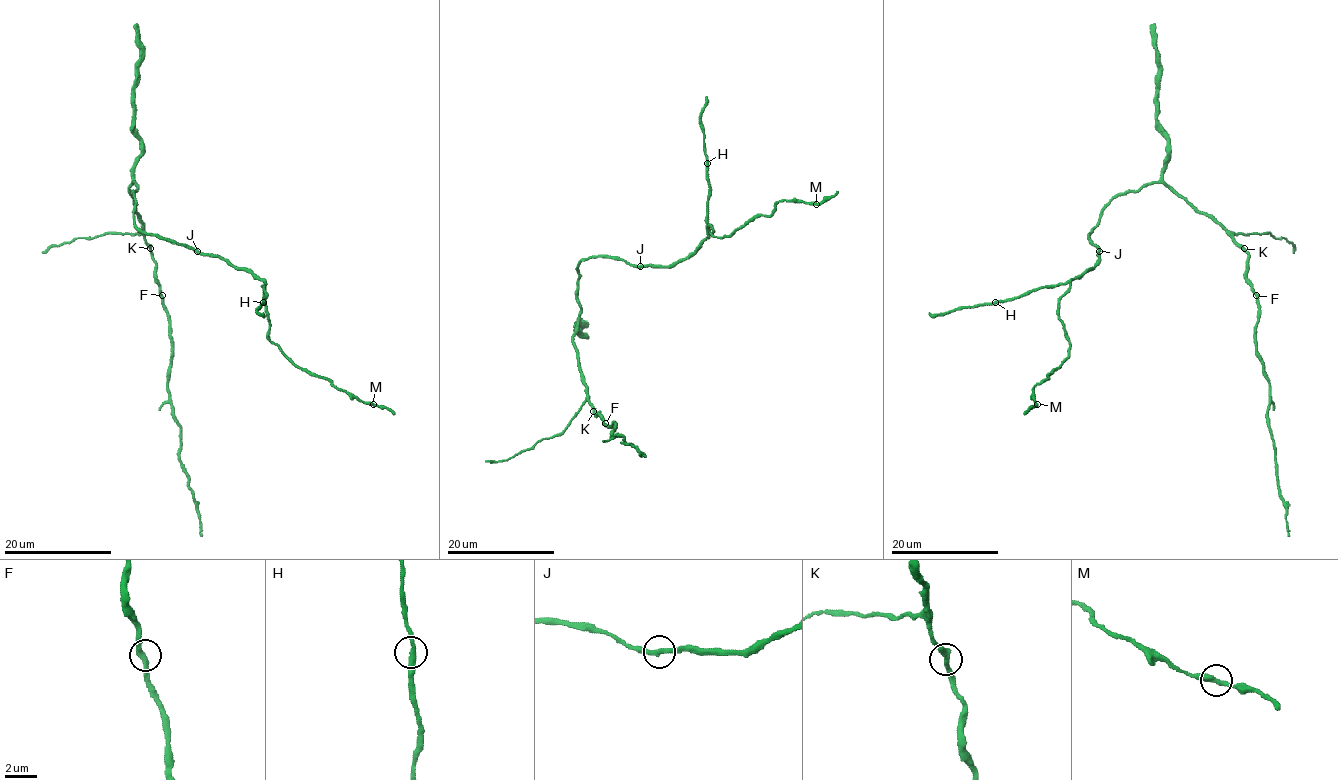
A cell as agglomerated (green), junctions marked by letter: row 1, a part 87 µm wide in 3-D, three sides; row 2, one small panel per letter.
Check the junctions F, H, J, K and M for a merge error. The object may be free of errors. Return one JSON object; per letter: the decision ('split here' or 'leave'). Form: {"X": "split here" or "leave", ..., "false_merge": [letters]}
{"F": "leave", "H": "leave", "J": "leave", "K": "leave", "M": "leave", "false_merge": []}

